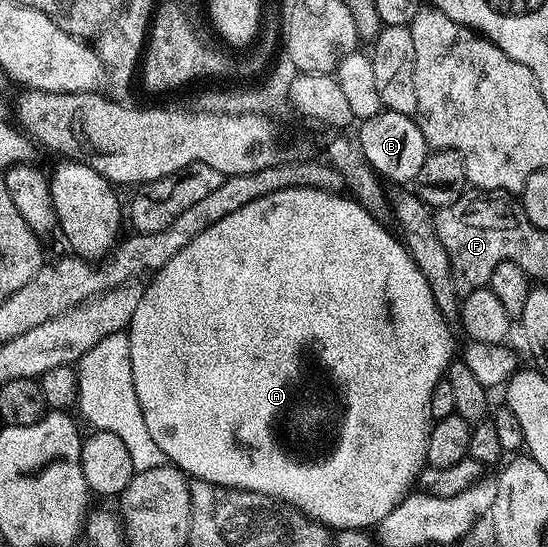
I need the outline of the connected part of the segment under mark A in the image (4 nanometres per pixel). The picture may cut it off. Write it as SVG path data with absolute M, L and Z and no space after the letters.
M286 188L286 189L280 189L280 191L279 191L279 192L276 192L276 193L269 193L269 194L268 194L268 196L264 196L264 197L260 197L260 198L259 198L259 199L258 199L258 200L254 200L254 201L250 201L250 202L249 202L249 203L248 203L248 205L244 205L244 206L243 206L243 207L242 207L242 208L240 208L240 209L238 209L238 210L236 210L236 212L234 212L234 213L230 213L230 214L228 214L228 215L227 215L227 216L226 216L226 217L221 217L221 218L220 218L220 221L216 221L216 223L215 223L215 224L210 224L210 225L208 225L208 227L207 227L207 228L206 228L206 229L204 229L204 231L203 231L203 232L202 232L202 233L200 233L200 234L199 234L199 235L198 235L198 236L196 236L196 237L193 237L193 238L192 238L192 241L189 241L189 243L188 243L188 245L185 245L185 246L184 246L184 247L183 247L183 248L182 248L182 249L180 249L180 253L176 253L176 254L175 254L175 255L173 255L173 256L172 256L172 258L171 258L171 259L170 259L170 260L168 260L168 262L167 262L167 263L165 263L165 264L164 264L164 265L163 265L163 266L162 266L162 268L161 268L161 269L160 269L160 270L159 270L159 271L155 271L155 272L153 272L153 275L152 275L152 278L151 278L151 279L154 279L154 280L152 280L152 281L151 281L151 283L150 283L150 284L149 284L149 283L148 283L148 282L147 282L147 283L146 283L146 284L145 284L145 287L144 287L144 290L143 290L143 292L142 292L142 296L141 296L141 297L140 297L140 305L136 305L136 313L132 313L132 321L131 321L131 322L130 322L130 325L129 325L129 328L128 328L128 334L129 334L129 337L130 337L130 356L131 356L131 357L132 357L132 381L133 381L133 382L134 382L134 384L135 384L135 385L136 385L136 397L137 397L137 398L138 398L138 400L139 400L139 401L140 401L140 409L141 409L141 410L142 410L142 412L143 412L143 413L144 413L144 421L145 421L145 422L146 422L146 423L147 423L147 424L148 424L148 433L152 433L152 441L156 441L156 445L160 445L160 449L161 449L161 450L162 450L162 452L164 452L164 454L166 454L166 458L167 458L167 460L169 460L169 462L170 462L170 463L171 463L171 464L173 464L173 466L175 466L175 467L177 467L177 468L178 468L178 470L179 470L179 471L181 471L181 472L183 472L183 473L185 473L185 474L186 474L186 475L187 475L187 476L190 476L190 477L193 477L193 478L194 478L194 479L203 479L203 480L204 480L204 481L208 481L208 482L209 482L209 483L215 483L215 484L216 484L216 485L220 485L220 486L221 486L221 487L235 487L235 488L236 488L236 489L240 489L240 490L241 490L241 491L258 491L258 492L260 492L260 494L261 494L261 495L270 495L270 496L271 496L271 497L273 497L273 499L279 499L279 501L281 501L281 502L282 502L282 503L286 503L286 504L287 504L287 505L289 505L289 507L294 507L294 508L295 508L295 509L297 509L297 511L303 511L303 512L304 512L304 514L306 514L306 516L308 516L308 518L309 518L309 519L315 519L315 521L317 521L317 522L318 522L318 523L320 523L320 524L322 524L322 526L323 526L323 527L325 527L325 528L327 528L327 529L370 529L370 528L373 528L373 527L374 527L374 526L375 526L375 525L376 525L376 524L378 524L378 522L380 522L380 520L382 520L382 519L383 519L383 518L384 518L384 517L388 517L388 513L392 513L392 509L396 509L396 505L397 505L397 504L398 504L398 503L399 503L399 502L400 502L400 501L401 501L401 500L402 500L402 499L404 499L404 498L406 498L406 496L407 496L407 495L409 495L409 494L411 494L411 491L412 491L412 488L413 488L413 487L414 487L414 486L415 486L415 483L416 483L416 480L417 480L417 479L418 479L418 478L419 478L419 475L420 475L420 474L421 474L421 472L422 472L422 470L423 470L423 468L424 468L424 467L426 467L426 466L427 466L427 461L426 461L426 436L427 436L427 434L428 434L428 432L429 432L429 430L430 430L430 428L431 428L431 426L432 426L432 420L431 420L431 418L430 418L430 394L431 394L431 393L432 393L432 389L433 389L433 388L434 388L434 386L435 386L435 385L437 385L437 384L438 384L438 383L439 383L439 381L441 381L441 379L442 379L442 378L443 378L443 377L444 377L444 376L445 376L445 373L446 373L446 368L447 368L447 367L449 367L449 366L450 366L450 364L451 364L451 362L452 362L452 360L453 360L453 359L454 359L454 358L455 358L455 355L456 355L456 349L455 349L455 353L454 353L454 335L453 335L453 333L452 333L452 332L450 332L450 326L451 326L451 324L450 324L450 323L449 323L449 322L448 322L448 320L447 320L447 319L446 319L446 318L445 318L445 316L444 316L444 315L442 315L442 313L441 313L441 311L440 311L440 309L439 309L439 308L438 308L438 307L437 307L437 305L436 305L436 301L434 301L434 300L433 300L433 297L432 297L432 290L430 290L430 289L429 289L429 287L428 287L428 281L426 281L426 280L425 280L425 279L424 279L424 274L423 274L423 273L422 273L422 272L421 272L421 271L420 271L420 269L418 269L418 268L417 268L417 265L416 265L416 261L414 261L414 260L413 260L413 259L412 259L412 257L411 257L411 256L410 256L410 255L409 255L409 253L408 253L408 252L407 252L407 251L406 251L406 245L405 245L405 243L403 243L403 242L402 242L402 240L401 240L401 238L399 238L399 236L398 236L398 235L397 235L397 234L395 234L395 232L394 232L394 231L393 231L393 230L391 230L391 231L392 231L392 232L390 232L390 231L386 231L386 230L390 230L390 229L387 229L387 228L386 228L386 227L385 227L385 226L383 226L383 224L380 224L380 223L377 223L377 222L376 222L376 221L375 221L375 219L373 219L373 218L372 218L372 217L371 217L371 216L370 216L370 215L369 215L369 214L368 214L368 212L366 212L366 211L365 211L365 209L363 209L363 208L362 208L362 207L361 207L361 206L360 206L360 204L359 204L359 203L357 203L357 201L355 201L355 200L354 200L354 199L351 199L351 198L349 198L349 197L347 197L347 196L346 196L346 195L345 195L345 194L342 194L342 193L341 193L341 194L334 194L334 193L332 193L332 192L322 192L322 191L321 191L321 190L320 190L320 189L314 189L314 188Z

